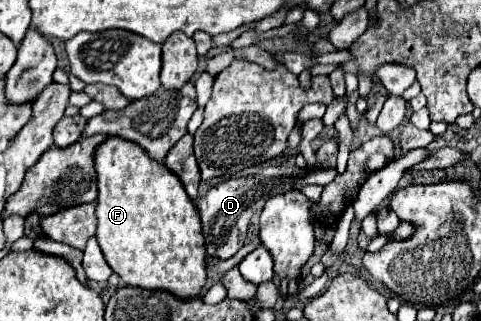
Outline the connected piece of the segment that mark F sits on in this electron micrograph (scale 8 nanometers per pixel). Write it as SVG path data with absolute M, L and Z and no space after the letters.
M109 135L95 151L95 171L97 171L97 187L99 187L99 197L97 197L97 241L99 241L99 247L109 263L109 267L127 283L127 285L133 285L133 287L141 287L141 289L165 289L165 291L171 291L173 295L179 295L179 299L191 299L191 297L197 297L205 285L205 241L203 241L203 235L201 235L201 219L199 219L199 213L195 211L195 205L193 201L189 199L189 195L183 191L183 185L181 181L175 177L173 171L169 171L163 163L151 159L147 155L147 151L143 147L139 147L137 143L133 141L127 141L119 135Z

